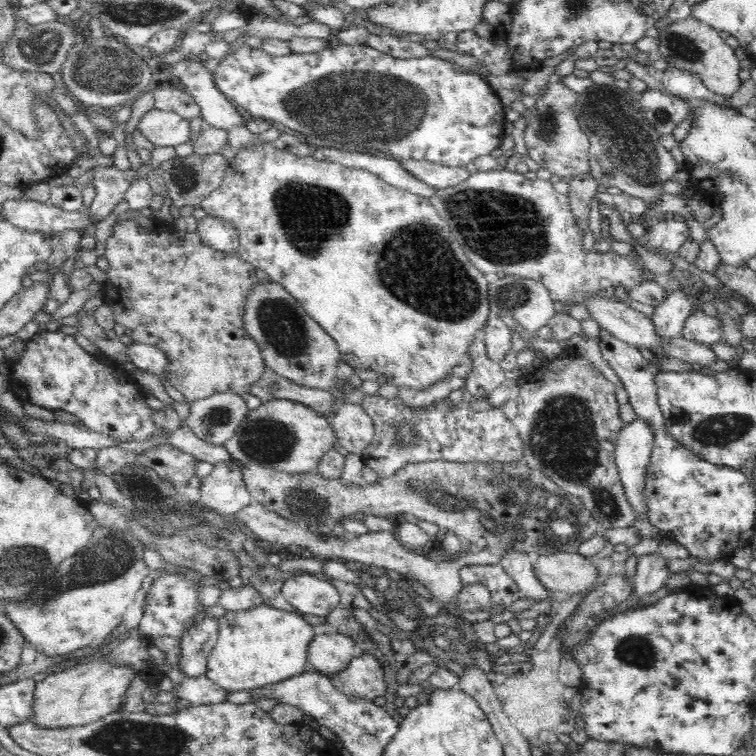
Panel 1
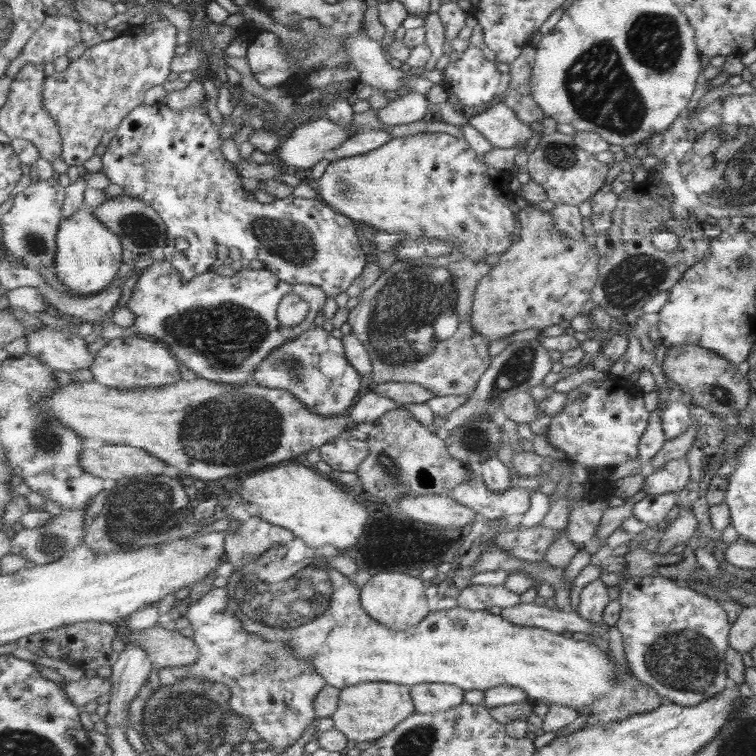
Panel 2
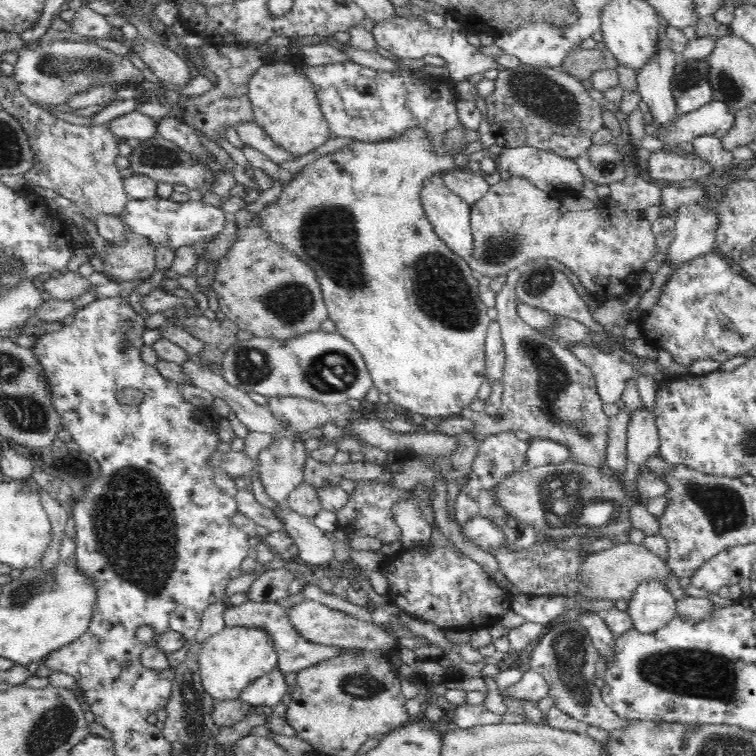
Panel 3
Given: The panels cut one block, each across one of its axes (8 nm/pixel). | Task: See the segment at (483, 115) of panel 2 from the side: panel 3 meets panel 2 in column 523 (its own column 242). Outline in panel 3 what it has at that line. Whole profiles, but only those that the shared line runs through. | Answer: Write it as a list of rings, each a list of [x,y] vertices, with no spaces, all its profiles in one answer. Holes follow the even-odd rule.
[[[254,118],[248,120],[248,122],[240,122],[235,129],[242,142],[248,148],[260,151],[260,153],[265,154],[276,164],[286,163],[296,158],[295,156],[288,156],[288,154],[281,151],[281,148],[277,148],[276,144],[272,142],[272,139],[268,138],[264,129]]]

